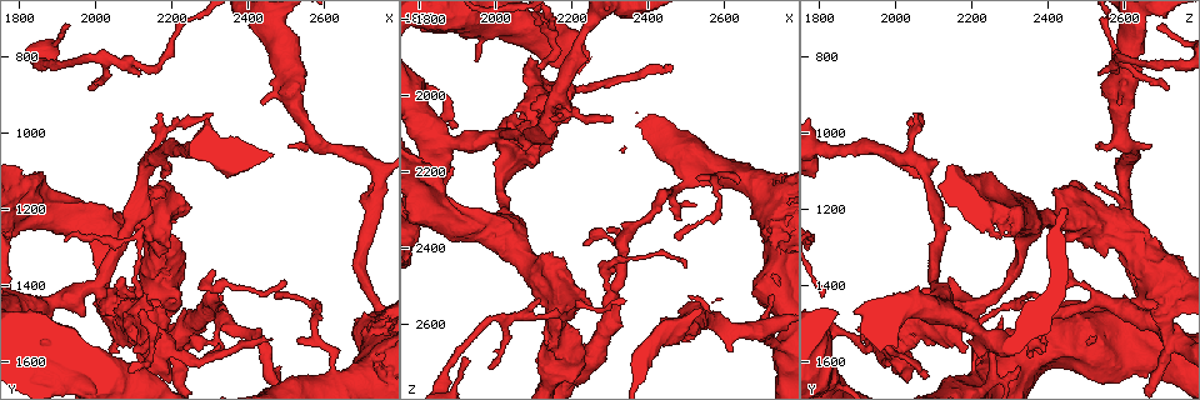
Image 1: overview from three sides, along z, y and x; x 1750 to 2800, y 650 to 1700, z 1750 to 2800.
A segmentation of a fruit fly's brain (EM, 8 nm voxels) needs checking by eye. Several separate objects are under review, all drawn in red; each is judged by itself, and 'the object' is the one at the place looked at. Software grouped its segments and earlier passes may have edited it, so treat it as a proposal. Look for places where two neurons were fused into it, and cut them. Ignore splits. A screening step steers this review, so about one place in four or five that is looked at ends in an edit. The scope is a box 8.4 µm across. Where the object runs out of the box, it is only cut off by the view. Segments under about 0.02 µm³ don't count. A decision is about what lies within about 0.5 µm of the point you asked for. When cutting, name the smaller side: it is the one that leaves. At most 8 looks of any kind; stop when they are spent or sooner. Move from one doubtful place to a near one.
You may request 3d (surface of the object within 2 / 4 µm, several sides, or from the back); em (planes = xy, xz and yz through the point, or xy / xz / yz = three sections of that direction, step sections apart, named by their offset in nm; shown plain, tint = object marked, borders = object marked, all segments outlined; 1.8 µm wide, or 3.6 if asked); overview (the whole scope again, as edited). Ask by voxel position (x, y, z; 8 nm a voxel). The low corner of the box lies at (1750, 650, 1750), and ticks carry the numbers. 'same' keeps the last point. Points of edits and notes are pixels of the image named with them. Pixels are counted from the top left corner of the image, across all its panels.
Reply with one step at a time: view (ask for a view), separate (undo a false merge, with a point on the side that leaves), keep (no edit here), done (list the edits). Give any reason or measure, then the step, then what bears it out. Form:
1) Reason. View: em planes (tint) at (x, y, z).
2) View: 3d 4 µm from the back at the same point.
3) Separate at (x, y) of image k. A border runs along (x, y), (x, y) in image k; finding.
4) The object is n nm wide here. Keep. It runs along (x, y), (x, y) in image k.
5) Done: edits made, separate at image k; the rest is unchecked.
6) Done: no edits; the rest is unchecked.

A fork. View: 3d 4 µm at (2335, 1495, 2380).

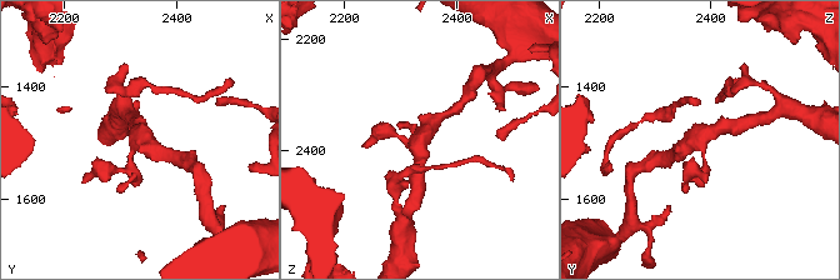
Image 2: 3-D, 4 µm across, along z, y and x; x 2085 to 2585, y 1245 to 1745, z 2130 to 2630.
Need the tissue. View: em planes (tint) at (2340, 1490, 2375).

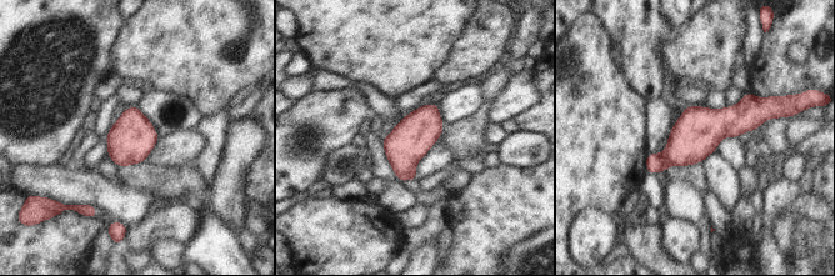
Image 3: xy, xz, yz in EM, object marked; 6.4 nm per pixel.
The object is 280 nm wide here. Keep. All the same neuron.

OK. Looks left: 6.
View: 3d 4 µm at (2000, 1405, 2110).

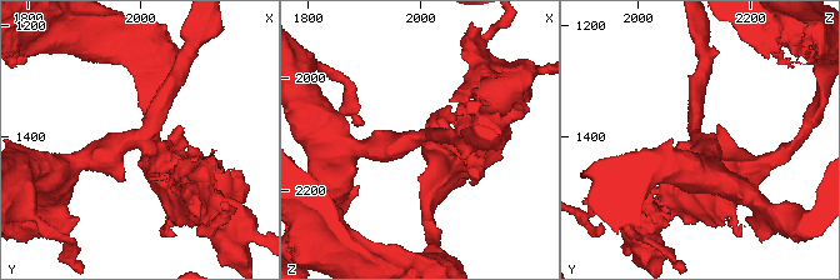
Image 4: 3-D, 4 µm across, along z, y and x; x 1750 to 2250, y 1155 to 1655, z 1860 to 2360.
View: em planes (tint) at (1990, 1410, 2115).

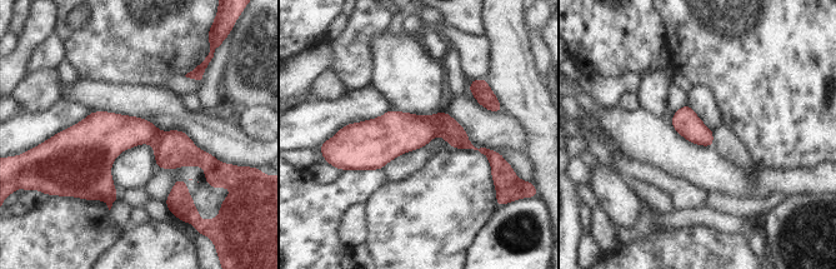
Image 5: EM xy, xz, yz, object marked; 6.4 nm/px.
3 arms meet here; the arms are 220, 360, 400 nm wide. Separate at (454, 134) of image 5. A second neuron is stuck on.

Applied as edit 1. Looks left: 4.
Calibre changes. View: em 3.6 µm xz step 8 (borders) at (2455, 1645, 2255).

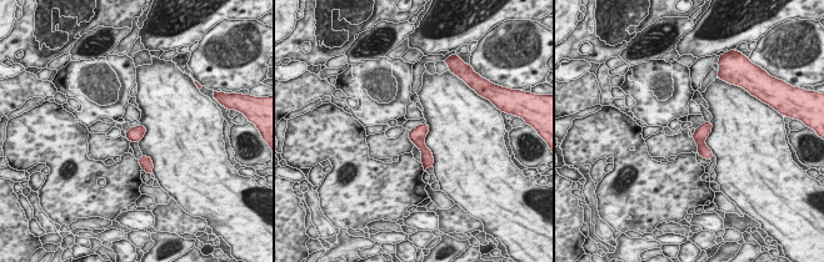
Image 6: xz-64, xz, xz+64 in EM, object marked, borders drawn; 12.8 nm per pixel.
The object is 180 nm wide here. Keep. One neuron here.

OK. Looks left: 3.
Done: edits made, separate at image 5; the rest is unchecked.

